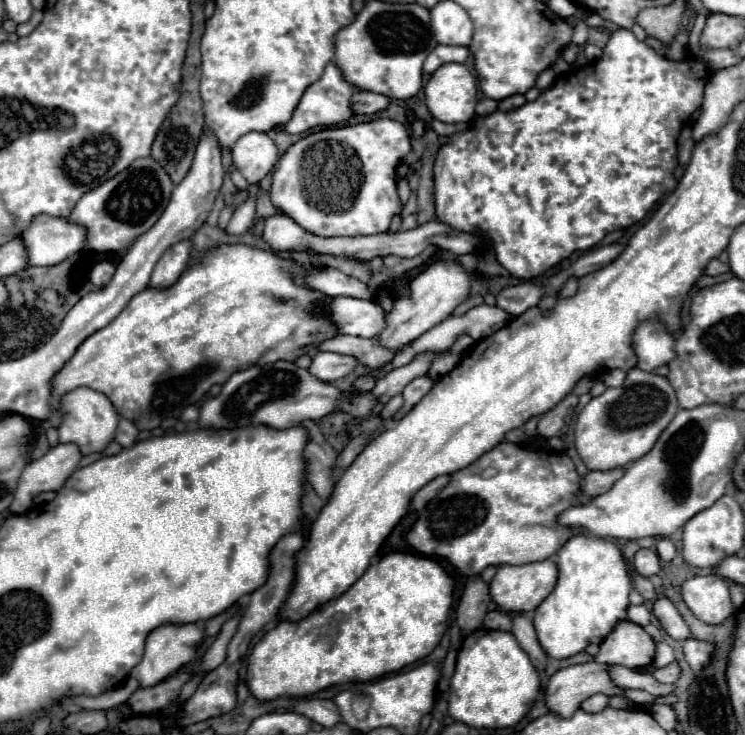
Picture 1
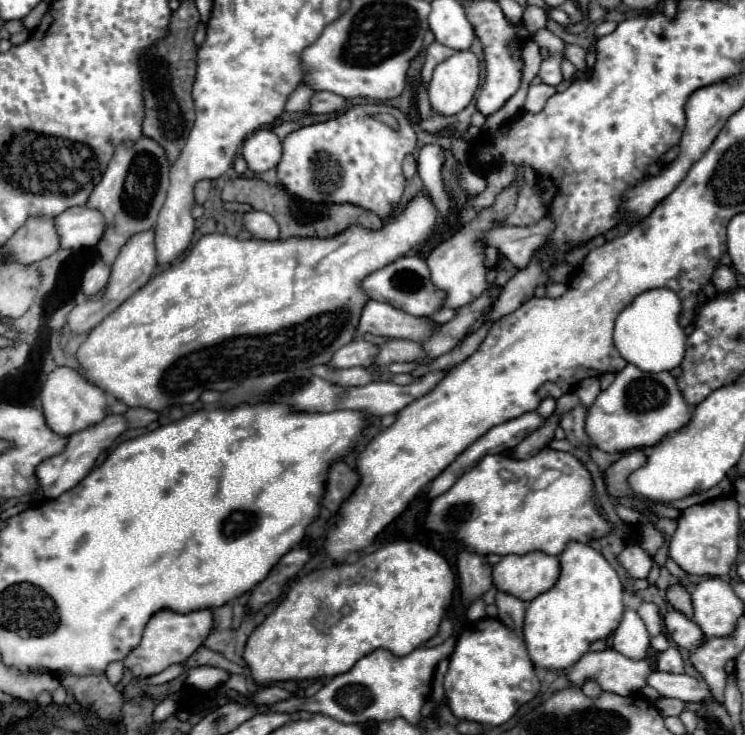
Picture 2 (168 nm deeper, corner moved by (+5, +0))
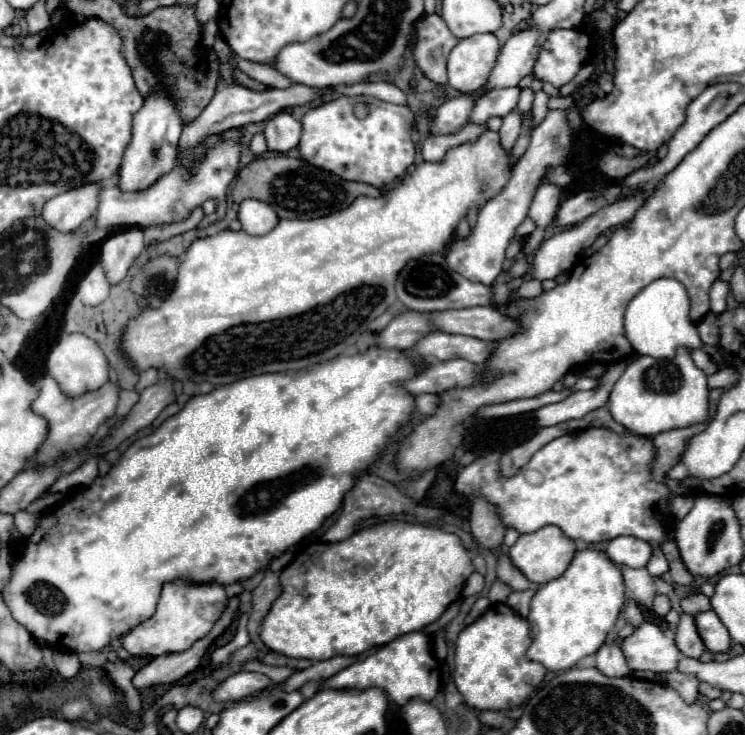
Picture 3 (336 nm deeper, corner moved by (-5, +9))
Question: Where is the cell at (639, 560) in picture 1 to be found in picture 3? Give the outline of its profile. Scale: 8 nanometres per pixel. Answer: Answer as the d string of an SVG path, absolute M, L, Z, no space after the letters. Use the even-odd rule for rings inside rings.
M618 536L610 540L606 554L616 564L624 564L630 568L644 568L652 558L652 546L634 536Z

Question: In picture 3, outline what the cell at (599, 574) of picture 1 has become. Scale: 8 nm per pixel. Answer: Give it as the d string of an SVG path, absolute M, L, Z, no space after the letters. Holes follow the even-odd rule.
M578 550L568 570L548 584L542 584L532 598L528 624L532 644L528 660L540 662L546 670L558 672L578 664L584 656L594 654L614 630L626 604L622 570L600 550Z

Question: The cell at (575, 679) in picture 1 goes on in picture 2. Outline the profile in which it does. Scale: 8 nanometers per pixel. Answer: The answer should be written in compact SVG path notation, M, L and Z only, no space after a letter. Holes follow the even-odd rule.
M614 649L586 653L570 671L570 683L580 687L586 679L600 683L604 691L618 695L632 695L646 685L646 677L652 673L650 661L630 659Z

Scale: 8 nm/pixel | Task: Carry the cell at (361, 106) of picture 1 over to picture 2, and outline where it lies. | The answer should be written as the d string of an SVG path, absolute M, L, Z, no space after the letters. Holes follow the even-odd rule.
M318 91L310 97L308 113L334 113L334 111L342 109L344 103L346 103L344 97L338 97L334 93L326 93L326 91Z

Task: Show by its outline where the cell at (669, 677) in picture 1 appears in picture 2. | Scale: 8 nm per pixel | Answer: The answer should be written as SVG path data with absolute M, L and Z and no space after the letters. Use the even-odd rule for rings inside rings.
M668 647L658 657L658 671L668 671L668 673L682 673L684 671L684 661L682 661L682 655L676 647Z

